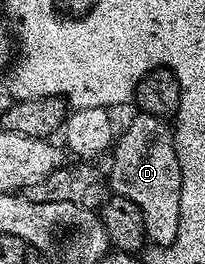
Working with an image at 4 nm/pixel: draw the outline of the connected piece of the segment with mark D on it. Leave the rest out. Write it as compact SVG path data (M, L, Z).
M137 114L122 132L120 129L111 149L112 156L113 165L109 172L107 170L108 187L116 195L139 206L150 245L158 248L171 246L179 230L181 171L170 125L157 116Z

